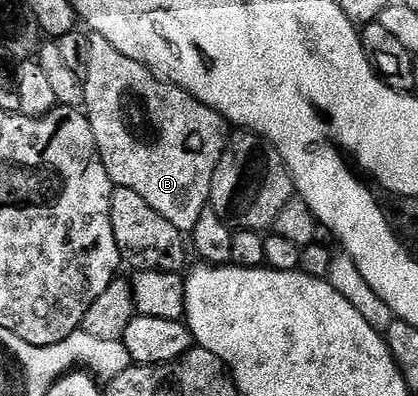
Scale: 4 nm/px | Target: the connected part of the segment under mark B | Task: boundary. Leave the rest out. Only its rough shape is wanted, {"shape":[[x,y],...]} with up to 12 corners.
{"shape":[[90,33],[84,112],[119,189],[189,234],[226,118]]}

